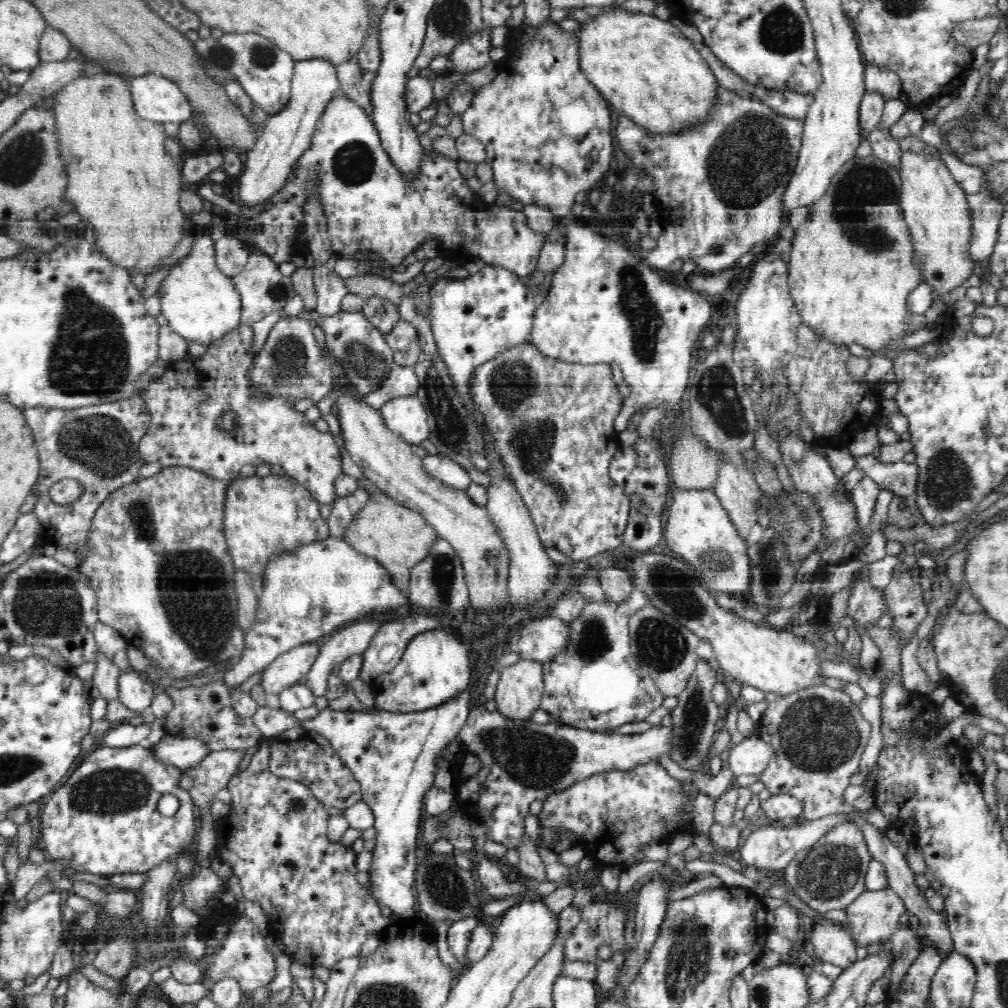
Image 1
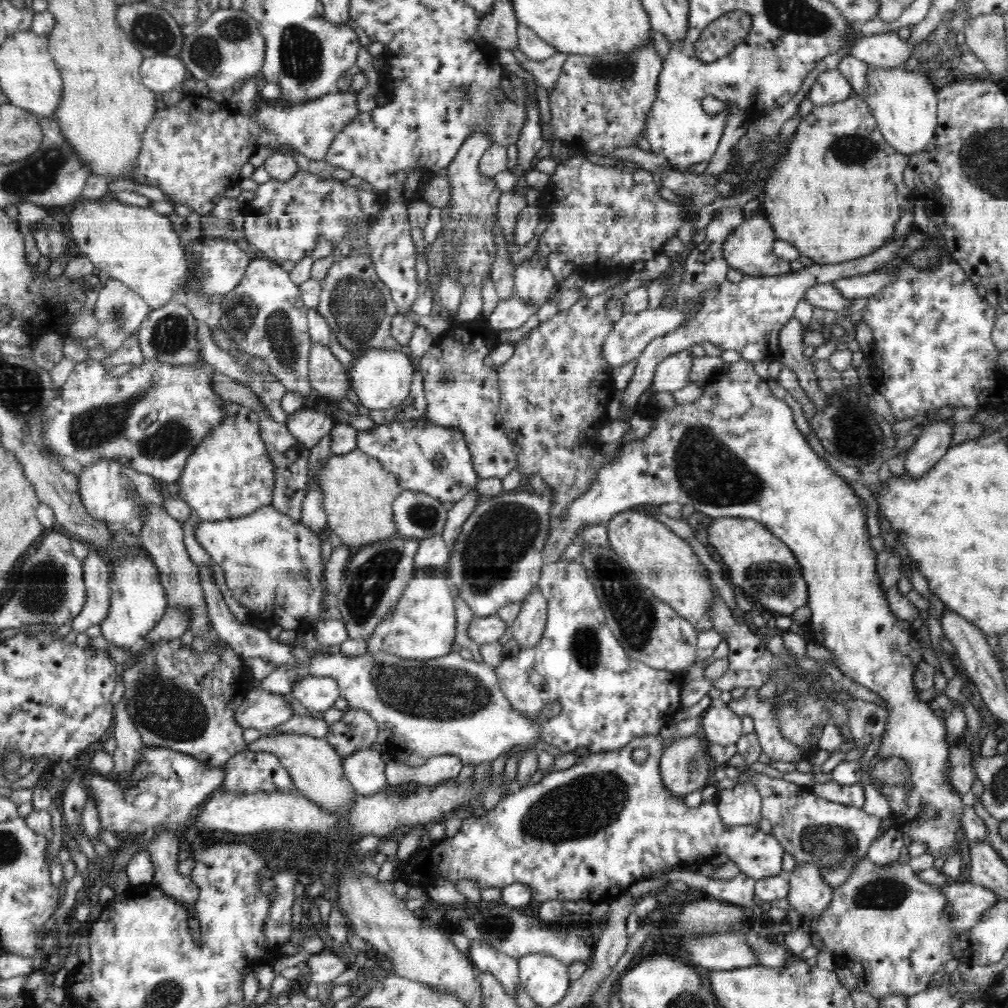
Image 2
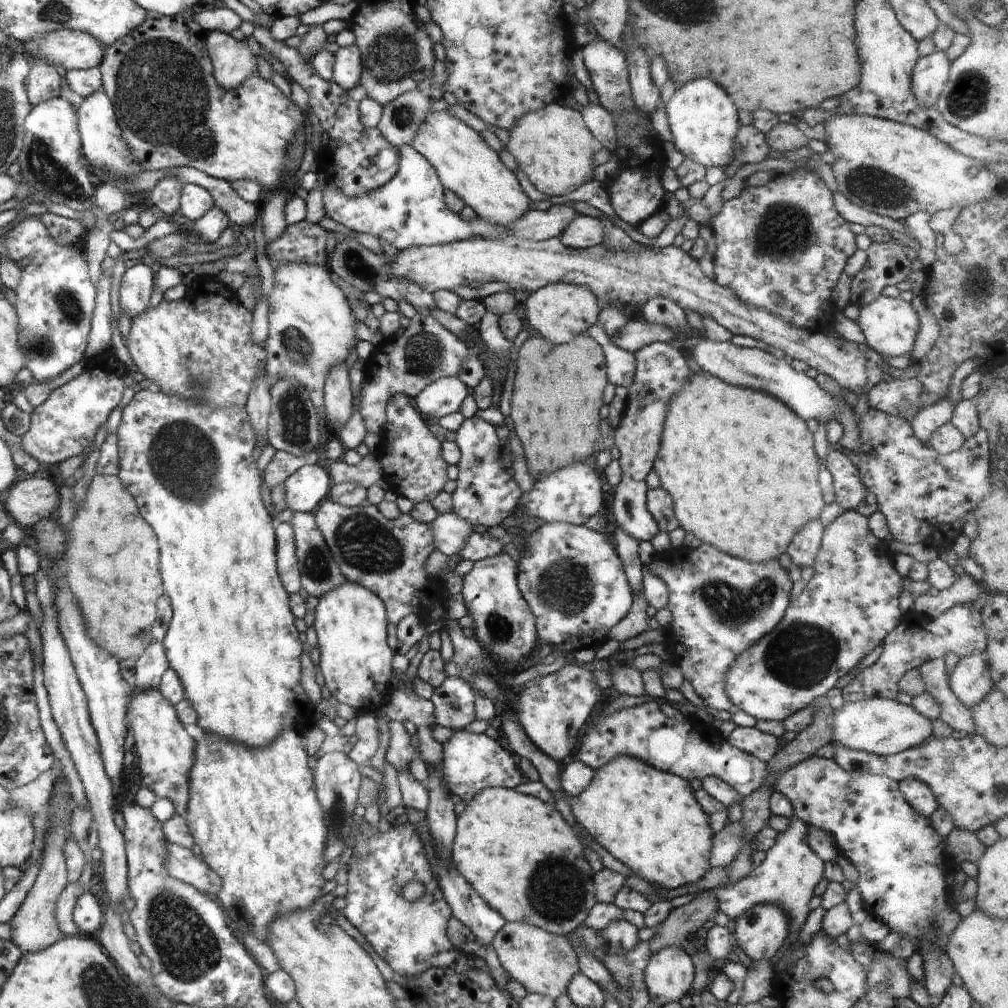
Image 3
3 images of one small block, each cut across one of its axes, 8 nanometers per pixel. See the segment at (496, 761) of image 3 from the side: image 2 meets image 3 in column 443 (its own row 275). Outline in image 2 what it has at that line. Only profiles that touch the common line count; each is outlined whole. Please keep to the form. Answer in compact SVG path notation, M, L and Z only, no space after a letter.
M757 208L750 220L743 221L722 243L724 259L730 267L740 270L744 276L784 276L791 272L791 262L786 262L774 254L772 246L776 241L771 223L763 216L763 209Z

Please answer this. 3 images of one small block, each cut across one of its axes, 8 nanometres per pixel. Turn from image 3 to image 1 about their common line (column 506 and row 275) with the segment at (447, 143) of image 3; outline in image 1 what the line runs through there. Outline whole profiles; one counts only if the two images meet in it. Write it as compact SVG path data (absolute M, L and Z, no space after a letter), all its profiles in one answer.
M197 236L192 252L182 261L176 262L162 282L159 290L160 304L163 314L169 322L172 331L176 332L186 341L196 342L208 347L212 342L222 339L231 331L241 329L242 305L240 293L230 277L225 276L216 265L215 242L211 236Z

